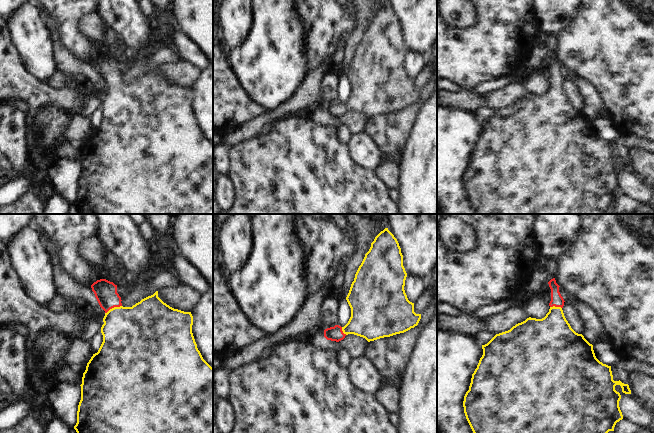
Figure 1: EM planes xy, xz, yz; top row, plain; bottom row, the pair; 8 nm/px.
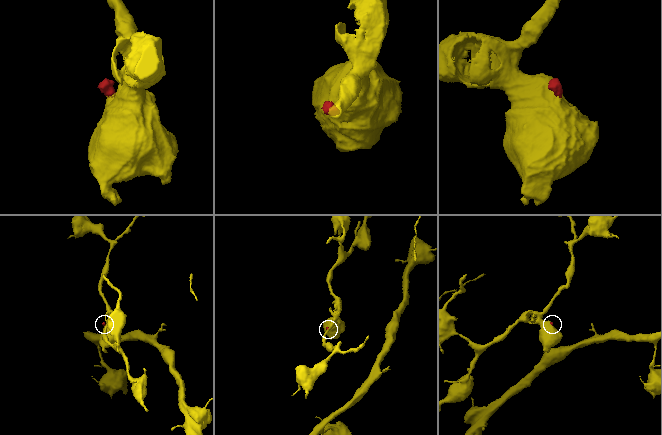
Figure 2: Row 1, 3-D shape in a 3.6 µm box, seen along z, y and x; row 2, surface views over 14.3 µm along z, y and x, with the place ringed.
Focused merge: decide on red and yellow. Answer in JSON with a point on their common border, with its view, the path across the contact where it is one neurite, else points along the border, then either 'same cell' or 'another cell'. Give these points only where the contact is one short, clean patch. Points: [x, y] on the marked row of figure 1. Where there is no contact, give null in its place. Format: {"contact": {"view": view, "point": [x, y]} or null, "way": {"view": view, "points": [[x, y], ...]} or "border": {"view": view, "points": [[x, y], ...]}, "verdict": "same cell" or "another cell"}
{"contact": {"view": "xy", "point": [113, 307]}, "way": {"view": "xy", "points": [[105, 291], [113, 307], [117, 319], [129, 333]]}, "verdict": "same cell"}

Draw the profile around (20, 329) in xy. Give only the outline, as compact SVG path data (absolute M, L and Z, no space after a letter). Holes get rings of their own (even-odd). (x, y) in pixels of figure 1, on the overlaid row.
M17 323L17 324L10 324L7 327L11 329L13 332L19 334L20 336L24 336L26 338L30 337L25 325Z

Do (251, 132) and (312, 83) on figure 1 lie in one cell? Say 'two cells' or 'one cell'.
one cell

